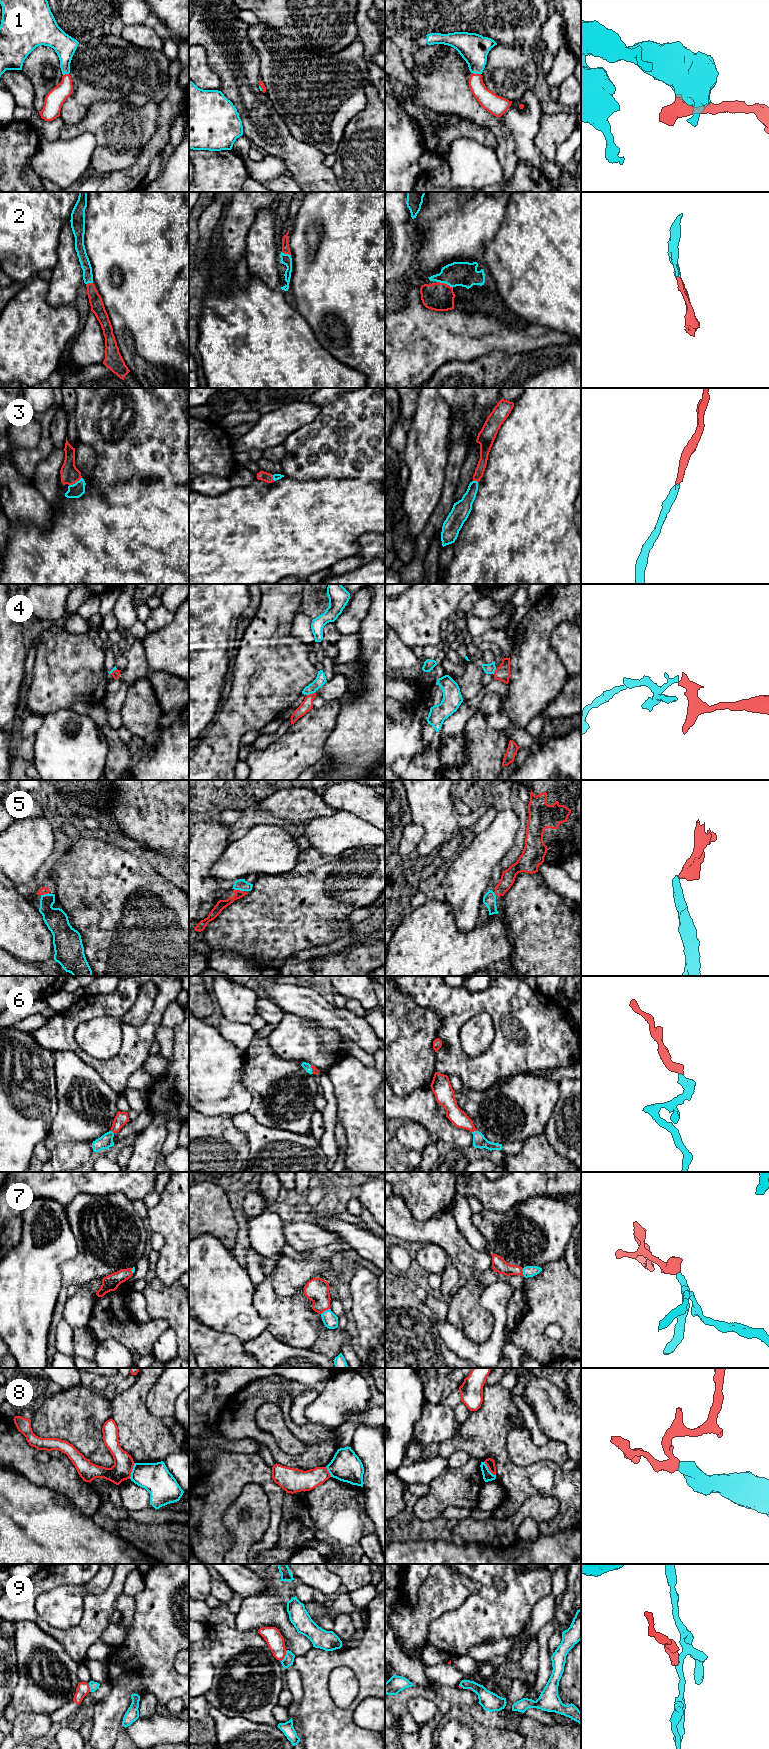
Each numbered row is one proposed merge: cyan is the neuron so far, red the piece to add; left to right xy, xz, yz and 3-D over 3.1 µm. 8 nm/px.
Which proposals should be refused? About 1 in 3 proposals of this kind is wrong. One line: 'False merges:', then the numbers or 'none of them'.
False merges: 4, 8, 9

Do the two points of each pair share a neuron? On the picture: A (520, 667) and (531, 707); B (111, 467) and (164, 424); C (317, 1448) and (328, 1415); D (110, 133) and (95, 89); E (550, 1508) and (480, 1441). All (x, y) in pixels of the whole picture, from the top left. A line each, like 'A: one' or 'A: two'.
A: one
B: one
C: two
D: two
E: two

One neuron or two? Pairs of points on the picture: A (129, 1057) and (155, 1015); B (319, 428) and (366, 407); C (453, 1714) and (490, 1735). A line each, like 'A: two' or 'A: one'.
A: one
B: one
C: one

